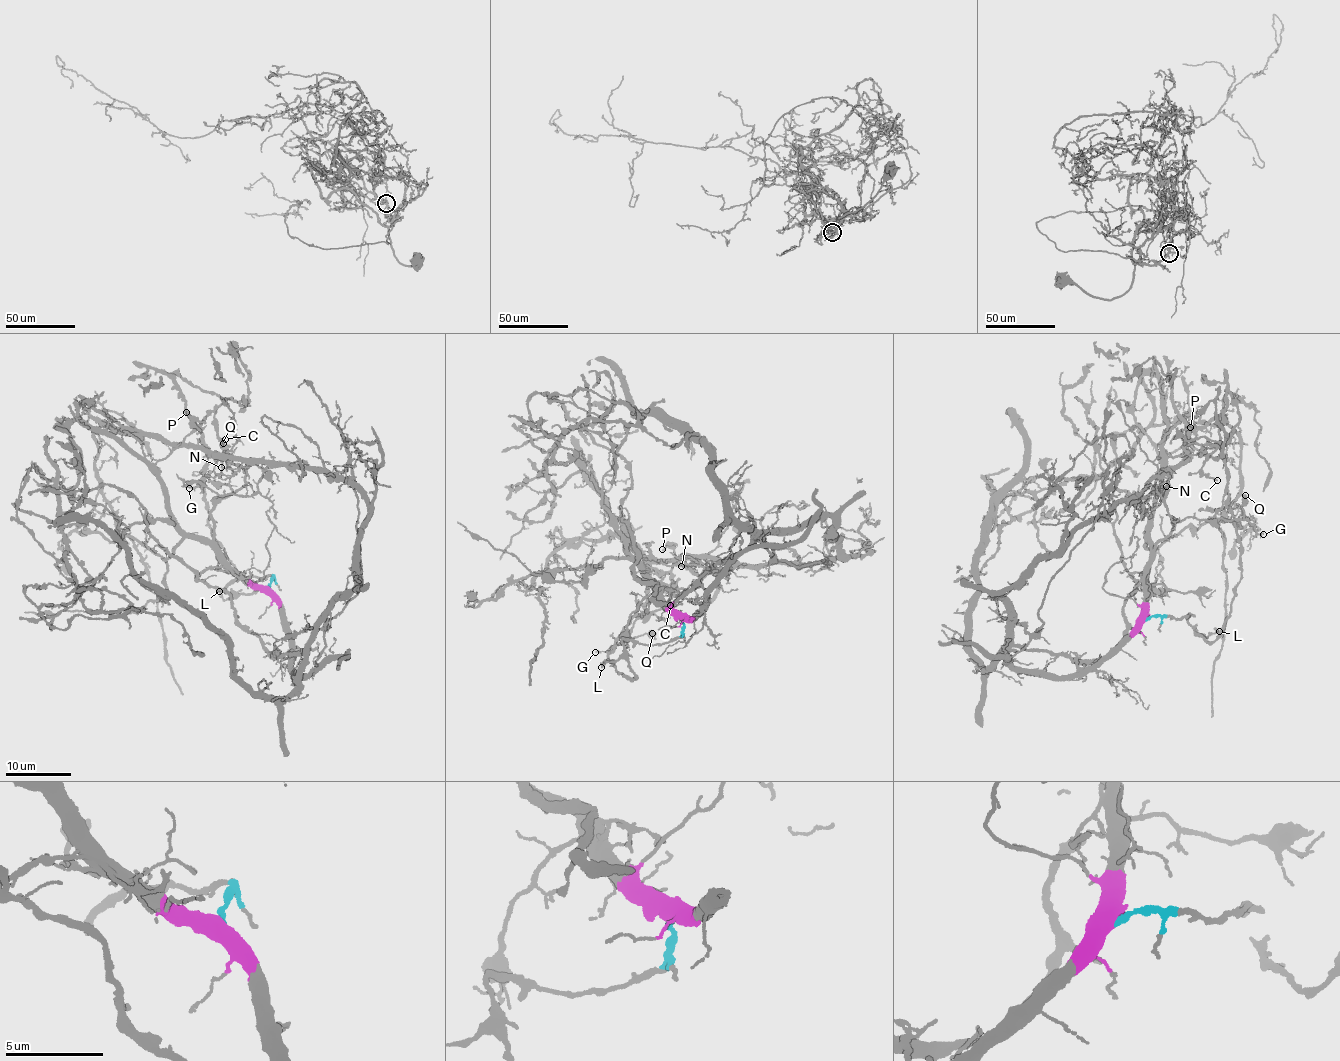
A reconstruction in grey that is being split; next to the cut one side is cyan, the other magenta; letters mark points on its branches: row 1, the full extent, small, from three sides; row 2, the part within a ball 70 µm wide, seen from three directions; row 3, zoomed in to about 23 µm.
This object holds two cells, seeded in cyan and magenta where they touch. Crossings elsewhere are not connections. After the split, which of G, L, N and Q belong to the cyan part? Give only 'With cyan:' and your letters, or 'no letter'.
With cyan: L

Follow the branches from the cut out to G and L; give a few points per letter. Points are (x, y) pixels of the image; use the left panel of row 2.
G: (269, 589), (231, 566), (214, 539), (212, 510), (230, 486), (209, 481), (211, 472), (190, 487)
L: (269, 589), (274, 579), (272, 576), (242, 576), (225, 588), (233, 594), (231, 596), (223, 600), (219, 590)

